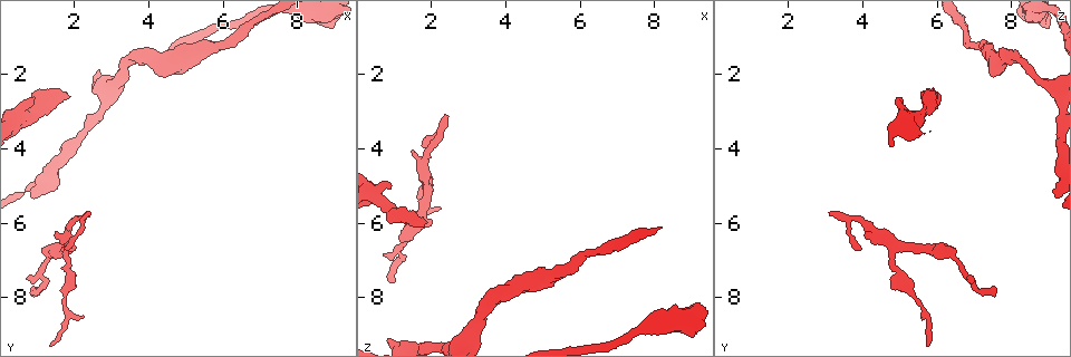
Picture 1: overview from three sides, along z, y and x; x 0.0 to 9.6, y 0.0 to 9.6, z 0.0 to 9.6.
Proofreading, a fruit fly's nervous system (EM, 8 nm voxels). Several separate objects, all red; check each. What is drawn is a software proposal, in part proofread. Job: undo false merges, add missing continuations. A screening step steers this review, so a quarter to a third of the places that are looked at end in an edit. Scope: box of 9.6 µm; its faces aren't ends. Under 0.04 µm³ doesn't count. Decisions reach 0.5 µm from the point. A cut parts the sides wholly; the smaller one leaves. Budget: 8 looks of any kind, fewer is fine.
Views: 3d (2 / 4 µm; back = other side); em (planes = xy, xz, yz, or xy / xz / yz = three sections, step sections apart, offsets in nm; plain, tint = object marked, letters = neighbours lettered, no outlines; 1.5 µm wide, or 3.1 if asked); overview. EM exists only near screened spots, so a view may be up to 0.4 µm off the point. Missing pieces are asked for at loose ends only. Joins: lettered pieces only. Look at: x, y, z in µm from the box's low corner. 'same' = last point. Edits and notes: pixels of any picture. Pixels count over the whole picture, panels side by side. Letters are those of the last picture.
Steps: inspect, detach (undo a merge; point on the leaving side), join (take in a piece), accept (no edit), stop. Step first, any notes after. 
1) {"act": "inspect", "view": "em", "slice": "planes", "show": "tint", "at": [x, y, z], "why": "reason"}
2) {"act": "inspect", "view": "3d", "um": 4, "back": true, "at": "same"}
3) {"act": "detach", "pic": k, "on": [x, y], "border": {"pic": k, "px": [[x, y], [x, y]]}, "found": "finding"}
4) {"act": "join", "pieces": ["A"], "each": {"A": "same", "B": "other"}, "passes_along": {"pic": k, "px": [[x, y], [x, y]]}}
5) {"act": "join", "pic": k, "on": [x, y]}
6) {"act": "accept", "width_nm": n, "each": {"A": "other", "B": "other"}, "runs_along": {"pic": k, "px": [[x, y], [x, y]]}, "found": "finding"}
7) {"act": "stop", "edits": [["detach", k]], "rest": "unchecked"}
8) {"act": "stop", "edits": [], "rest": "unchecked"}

{"act": "inspect", "view": "em", "slice": "planes", "show": "letters", "at": [9.00, 0.60, 9.00], "why": "thick end"}

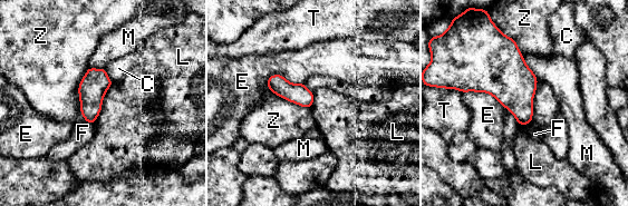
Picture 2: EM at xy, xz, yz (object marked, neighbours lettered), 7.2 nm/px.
{"act": "accept", "each": {"C": "other", "E": "other", "F": "other", "L": "other", "M": "other", "T": "other", "Z": "other"}, "border": {"pic": 2, "px": [[113, 82], [94, 124]]}, "found": "no lettered piece goes on from it"}

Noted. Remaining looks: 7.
{"act": "inspect", "view": "3d", "um": 2, "at": [6.15, 1.15, 6.80], "why": "sudden change in width"}

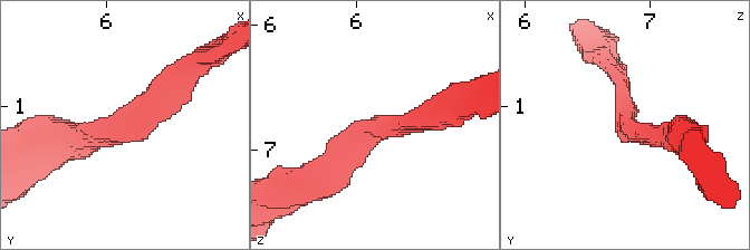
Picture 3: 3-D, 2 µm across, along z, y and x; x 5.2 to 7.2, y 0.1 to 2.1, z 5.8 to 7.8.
{"act": "inspect", "view": "em", "slice": "planes", "show": "tint", "at": [6.12, 1.18, 6.82], "why": "now the EM"}

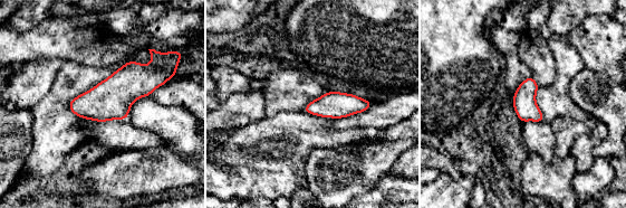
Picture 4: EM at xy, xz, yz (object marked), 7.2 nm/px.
{"act": "inspect", "view": "em", "slice": "planes", "show": "letters", "at": "same", "why": "what lies round it"}

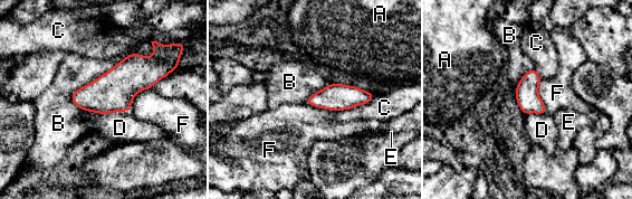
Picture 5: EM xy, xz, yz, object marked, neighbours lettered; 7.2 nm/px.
{"act": "accept", "each": {"A": "other", "B": "other", "C": "other", "D": "other", "E": "other", "F": "other"}, "border": {"pic": 5, "px": [[127, 55], [77, 88], [72, 102]]}, "found": "continuous, no second neuron"}

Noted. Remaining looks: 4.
{"act": "inspect", "view": "em", "slice": "xz", "step": 8, "show": "letters", "at": [2.30, 5.75, 3.10], "why": "free end"}

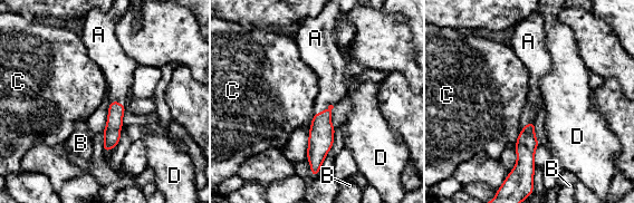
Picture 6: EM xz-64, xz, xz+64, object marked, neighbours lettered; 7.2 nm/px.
{"act": "join", "pieces": ["A"], "each": {"A": "same", "B": "other", "C": "other", "D": "other"}, "found": "it goes on there"}

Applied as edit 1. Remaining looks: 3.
{"act": "stop", "edits": [["join", 6]], "rest": "unchecked"}

